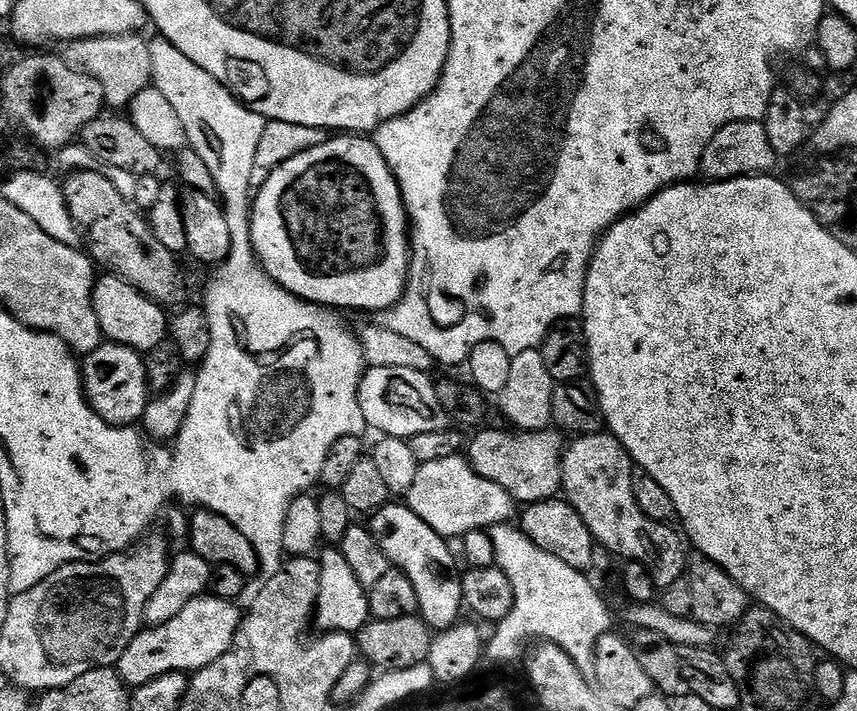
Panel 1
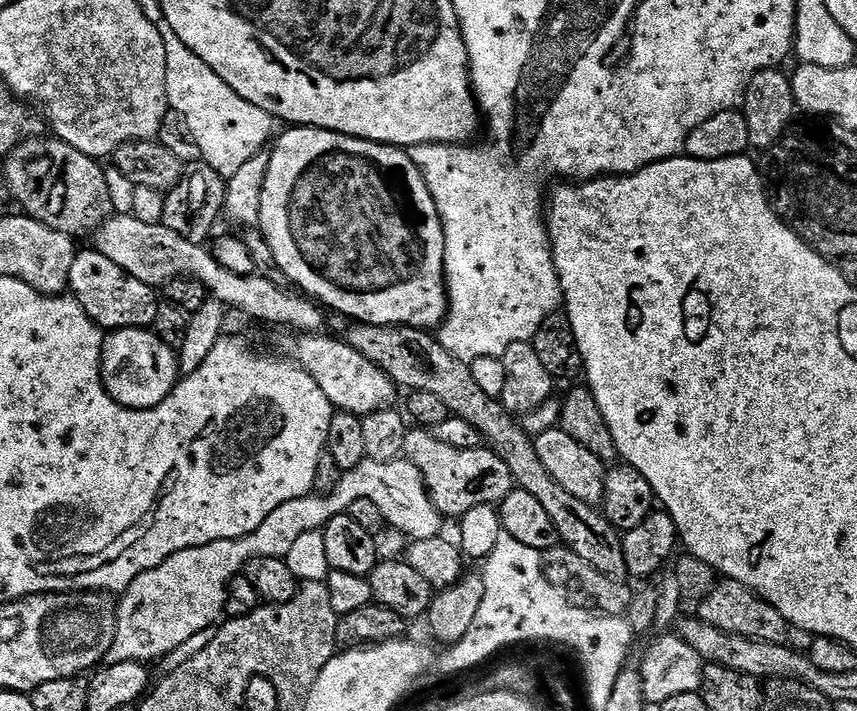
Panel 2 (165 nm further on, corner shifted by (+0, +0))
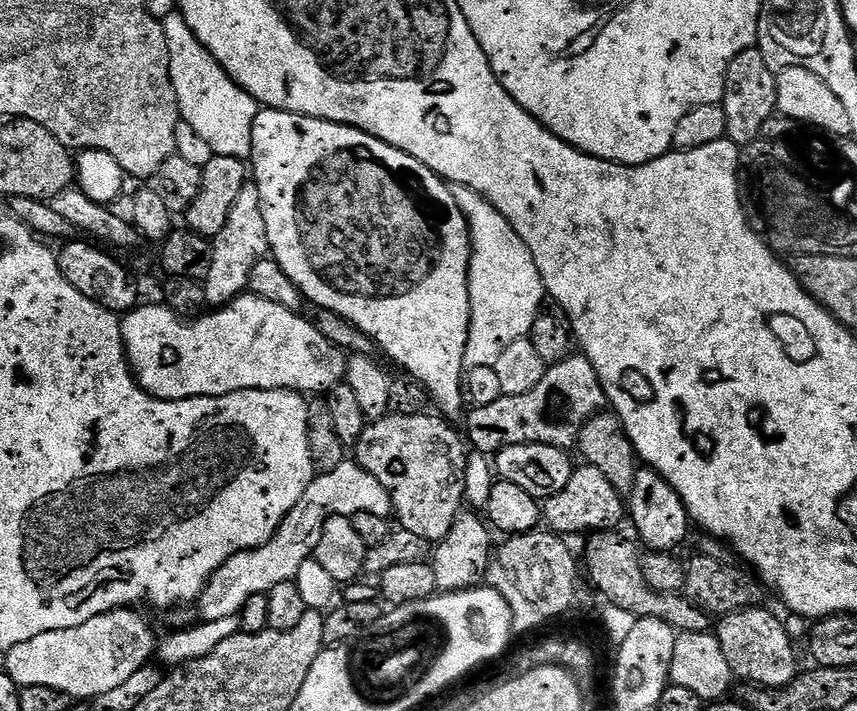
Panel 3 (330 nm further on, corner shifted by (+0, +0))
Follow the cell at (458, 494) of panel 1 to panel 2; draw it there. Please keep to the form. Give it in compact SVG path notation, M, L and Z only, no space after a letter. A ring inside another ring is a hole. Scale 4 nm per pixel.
M407 458L386 462L363 460L354 466L354 470L343 473L330 493L309 494L290 502L282 502L282 506L278 506L278 510L274 510L274 514L270 514L270 518L266 518L258 530L242 538L219 540L206 546L182 550L166 558L162 566L138 574L138 578L130 582L116 605L114 646L110 646L107 663L133 660L147 665L148 660L160 660L178 651L199 632L207 633L225 615L228 584L234 577L241 575L252 560L287 558L294 542L298 542L304 532L323 530L330 518L345 515L348 507L358 502L358 498L370 498L370 502L382 510L385 525L389 529L397 528L407 538L421 540L441 535L440 511L428 497L428 487L424 484L422 474Z

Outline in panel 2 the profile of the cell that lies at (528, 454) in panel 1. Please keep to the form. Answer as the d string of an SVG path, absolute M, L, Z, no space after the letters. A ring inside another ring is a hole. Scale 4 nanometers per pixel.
M419 426L413 427L404 443L404 456L422 474L428 497L440 511L441 517L459 518L466 510L474 510L474 506L494 504L499 506L510 494L514 481L510 474L510 466L498 458L498 454L487 446L458 450L458 446L446 446L446 442L438 442L431 431Z

